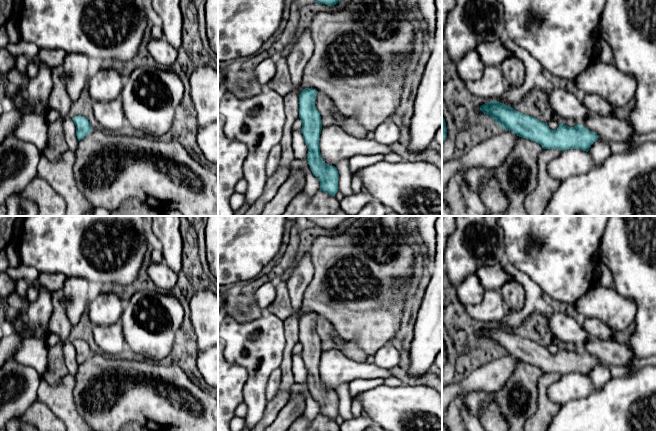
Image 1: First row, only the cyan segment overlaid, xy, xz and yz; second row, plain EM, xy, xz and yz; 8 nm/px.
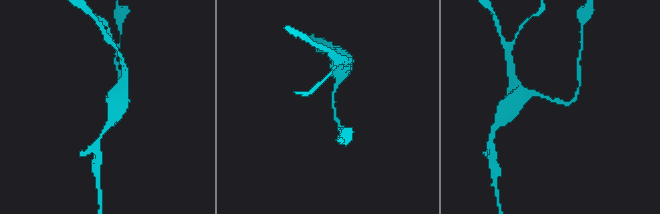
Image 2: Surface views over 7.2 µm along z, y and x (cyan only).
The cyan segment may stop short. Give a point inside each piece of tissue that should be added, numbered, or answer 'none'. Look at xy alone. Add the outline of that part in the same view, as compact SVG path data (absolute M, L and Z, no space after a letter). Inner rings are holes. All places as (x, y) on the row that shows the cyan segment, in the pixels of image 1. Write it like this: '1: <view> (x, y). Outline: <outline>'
none

